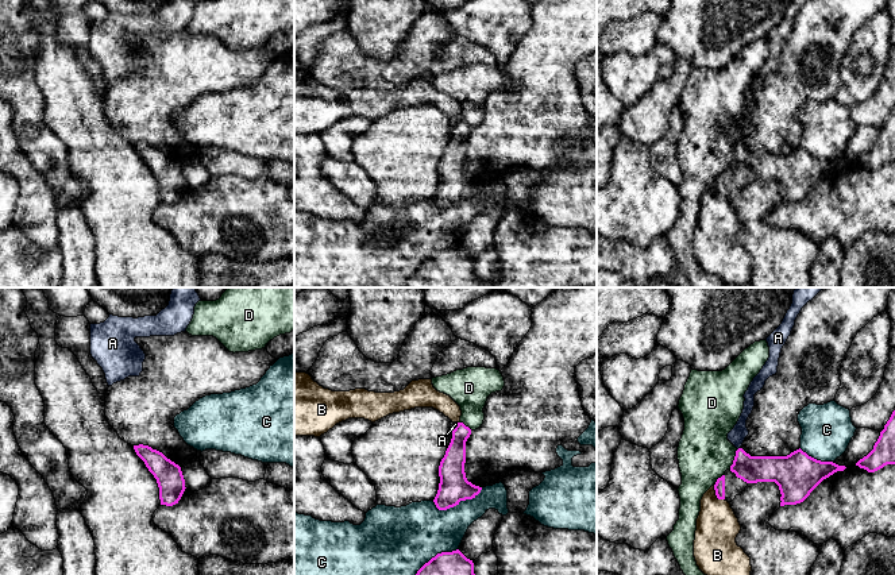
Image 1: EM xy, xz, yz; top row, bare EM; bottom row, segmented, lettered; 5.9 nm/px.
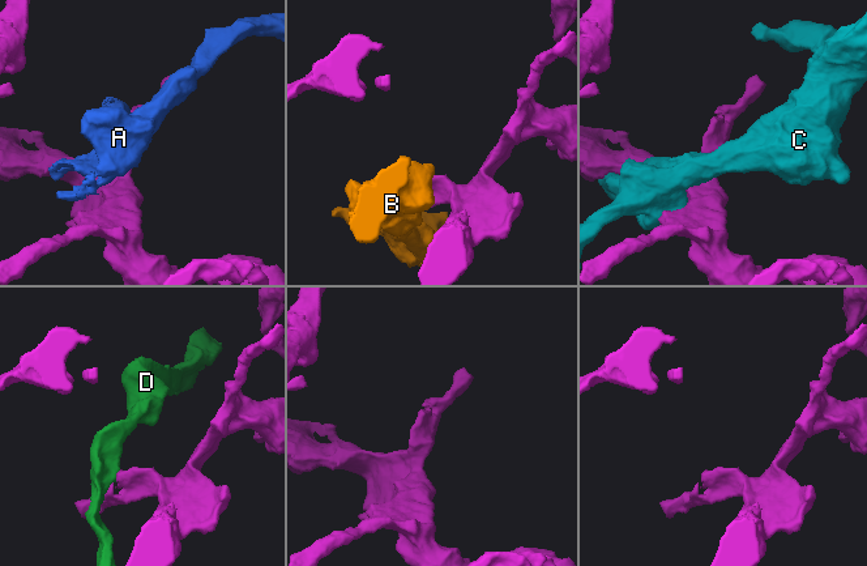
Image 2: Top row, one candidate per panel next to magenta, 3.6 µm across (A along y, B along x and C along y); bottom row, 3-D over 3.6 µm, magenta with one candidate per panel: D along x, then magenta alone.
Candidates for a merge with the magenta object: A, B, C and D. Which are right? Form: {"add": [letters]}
{"add": ["A"]}

